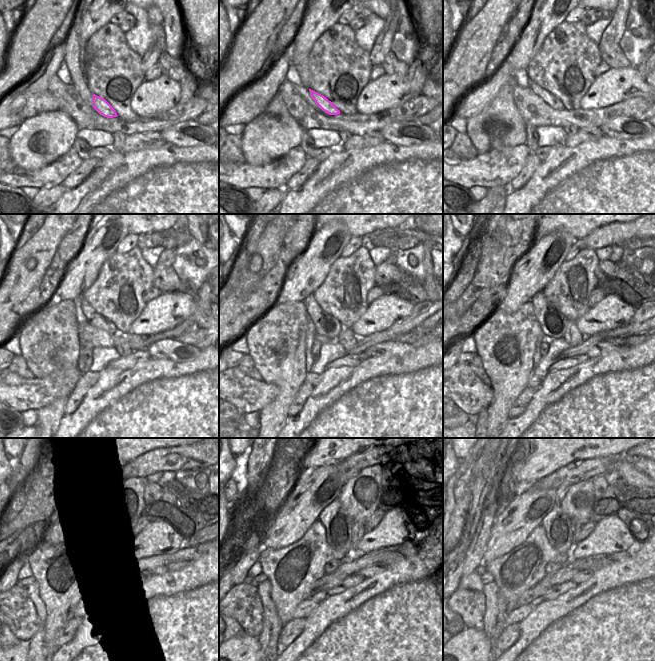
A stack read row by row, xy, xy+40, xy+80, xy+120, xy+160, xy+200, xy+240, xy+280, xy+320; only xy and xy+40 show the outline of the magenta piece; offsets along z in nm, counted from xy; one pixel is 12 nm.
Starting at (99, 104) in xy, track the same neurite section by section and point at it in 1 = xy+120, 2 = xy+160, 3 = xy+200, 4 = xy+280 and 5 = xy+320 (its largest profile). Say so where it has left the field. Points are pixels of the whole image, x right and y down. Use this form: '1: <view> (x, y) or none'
1: xy+120 (97, 320)
2: xy+160 (326, 325)
3: xy+200 (553, 324)
4: xy+280 (336, 522)
5: xy+320 (557, 524)

